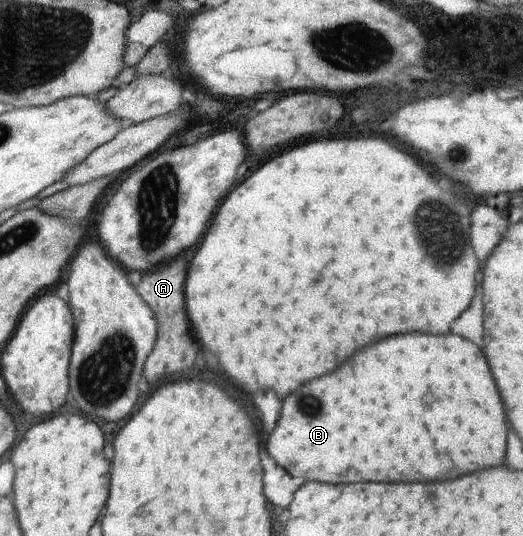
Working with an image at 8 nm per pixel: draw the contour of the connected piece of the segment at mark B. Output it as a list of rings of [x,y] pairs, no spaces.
[[[405,334],[405,336],[393,336],[379,340],[375,348],[369,348],[363,352],[367,362],[361,362],[361,352],[353,356],[353,360],[345,362],[345,368],[341,366],[335,374],[323,376],[319,380],[313,380],[305,384],[305,388],[299,388],[293,396],[287,396],[283,400],[283,410],[275,430],[269,435],[267,452],[269,456],[281,468],[284,468],[291,476],[317,480],[317,482],[331,482],[331,484],[343,484],[343,482],[423,482],[423,480],[447,480],[447,478],[459,478],[469,472],[477,472],[483,468],[503,466],[505,464],[505,448],[507,440],[507,424],[505,424],[504,404],[501,404],[499,392],[495,388],[491,370],[487,366],[487,360],[483,356],[483,350],[477,348],[473,342],[461,338],[459,335],[429,336],[429,334]]]

